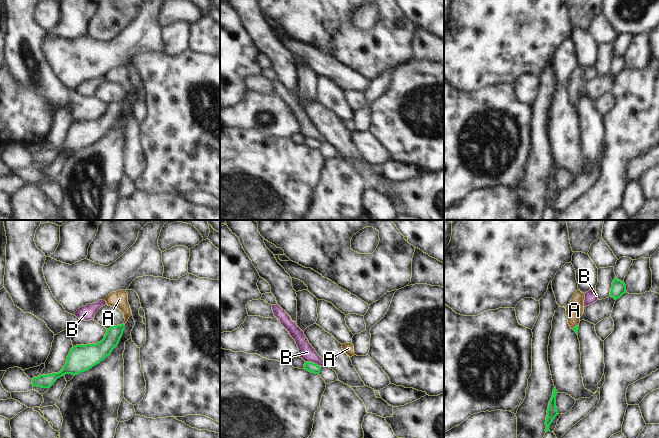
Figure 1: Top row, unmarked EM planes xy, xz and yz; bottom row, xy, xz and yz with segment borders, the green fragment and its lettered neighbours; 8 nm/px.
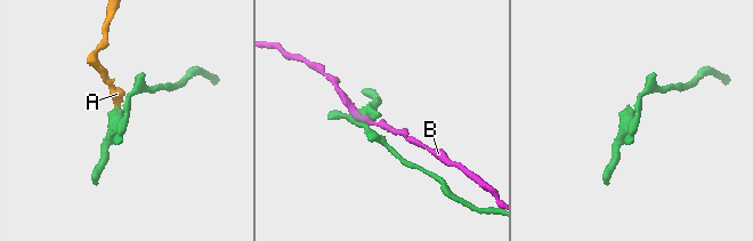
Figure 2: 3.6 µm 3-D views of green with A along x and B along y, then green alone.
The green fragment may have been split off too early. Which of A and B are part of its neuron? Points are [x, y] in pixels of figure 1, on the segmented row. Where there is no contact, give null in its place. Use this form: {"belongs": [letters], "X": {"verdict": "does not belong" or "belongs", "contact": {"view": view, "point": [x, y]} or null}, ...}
{"belongs": ["A"], "A": {"verdict": "belongs", "contact": {"view": "yz", "point": [576, 326]}}, "B": {"verdict": "does not belong", "contact": {"view": "xz", "point": [313, 363]}}}

